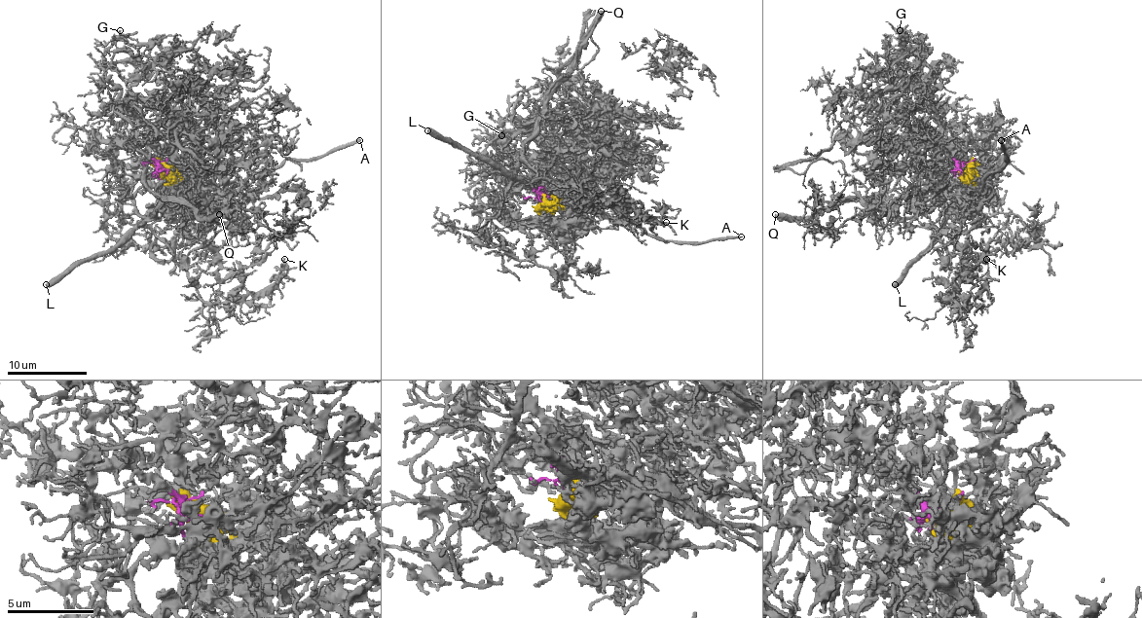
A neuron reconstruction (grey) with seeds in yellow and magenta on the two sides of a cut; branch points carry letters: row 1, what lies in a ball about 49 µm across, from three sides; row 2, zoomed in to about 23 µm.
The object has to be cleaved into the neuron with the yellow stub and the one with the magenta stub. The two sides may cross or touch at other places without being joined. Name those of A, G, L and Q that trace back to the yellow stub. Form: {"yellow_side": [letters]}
{"yellow_side": ["A", "L"]}

